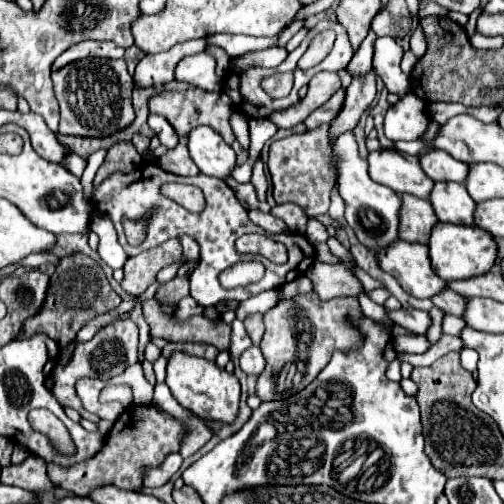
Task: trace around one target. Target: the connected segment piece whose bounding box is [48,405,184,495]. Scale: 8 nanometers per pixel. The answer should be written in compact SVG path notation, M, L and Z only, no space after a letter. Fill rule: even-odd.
M134 405L134 407L128 407L122 413L122 417L114 423L108 439L106 439L106 447L100 453L96 453L92 459L88 459L84 463L78 463L74 467L68 467L68 469L56 467L56 465L48 465L48 477L58 487L74 491L76 495L90 495L94 489L104 487L104 485L116 485L120 489L140 489L142 487L142 467L156 467L164 459L164 455L176 453L182 437L184 437L184 429L172 415L160 411L154 405L148 405L148 407L146 405Z

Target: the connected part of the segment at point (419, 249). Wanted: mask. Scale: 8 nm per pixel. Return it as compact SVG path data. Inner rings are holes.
M400 239L400 243L392 243L388 251L380 251L378 263L406 293L418 299L432 299L448 287L448 283L432 271L426 245Z

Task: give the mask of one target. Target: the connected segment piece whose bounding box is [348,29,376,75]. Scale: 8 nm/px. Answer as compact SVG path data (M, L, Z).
M370 29L368 37L362 41L360 49L356 51L356 55L352 57L348 71L350 75L366 75L372 67L372 55L374 55L374 41L376 41L376 33Z

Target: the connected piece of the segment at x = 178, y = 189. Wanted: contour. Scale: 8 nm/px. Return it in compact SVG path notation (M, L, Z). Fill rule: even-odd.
M166 183L160 187L160 193L164 197L171 197L189 211L202 211L206 204L202 191L192 185Z

